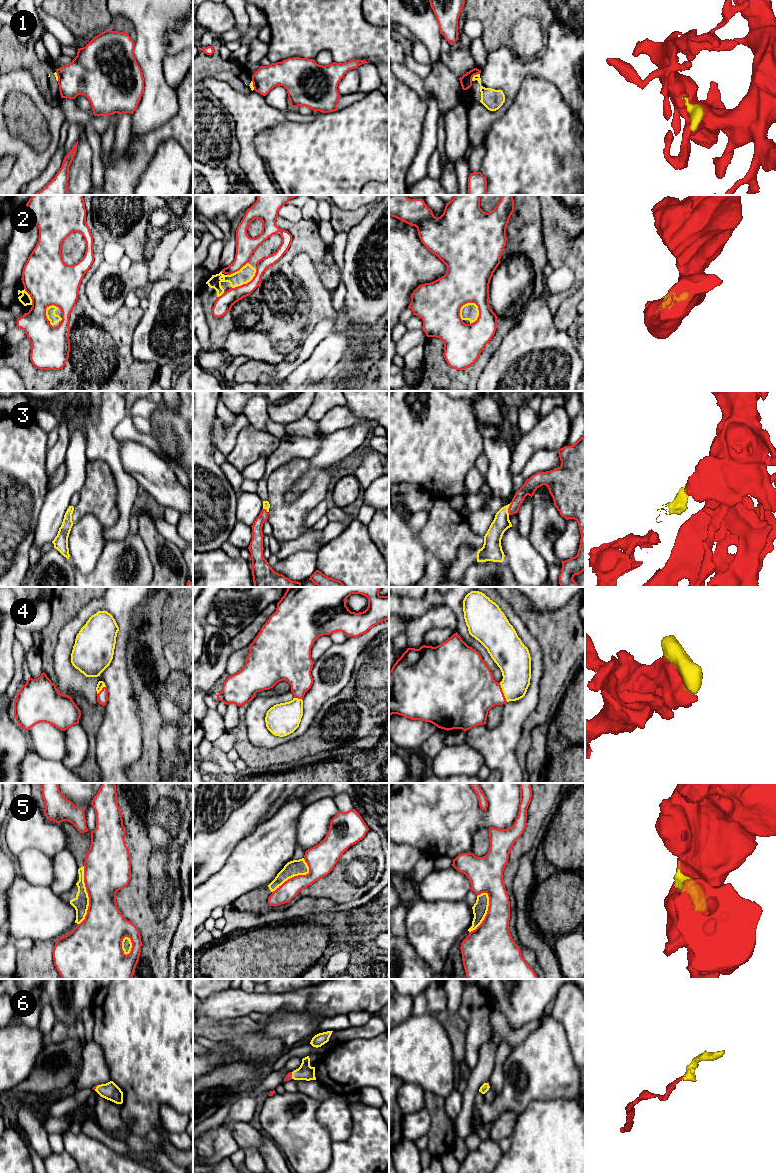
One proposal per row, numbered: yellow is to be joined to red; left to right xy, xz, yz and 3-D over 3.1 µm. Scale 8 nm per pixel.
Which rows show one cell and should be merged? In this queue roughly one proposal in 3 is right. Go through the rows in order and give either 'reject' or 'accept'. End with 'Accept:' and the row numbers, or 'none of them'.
1: reject
2: reject
3: accept
4: accept
5: reject
6: accept
Accept: 3, 4, 6

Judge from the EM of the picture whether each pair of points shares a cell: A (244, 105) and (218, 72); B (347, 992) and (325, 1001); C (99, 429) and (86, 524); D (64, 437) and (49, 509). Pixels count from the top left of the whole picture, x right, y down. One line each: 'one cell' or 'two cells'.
A: two cells
B: one cell
C: two cells
D: two cells

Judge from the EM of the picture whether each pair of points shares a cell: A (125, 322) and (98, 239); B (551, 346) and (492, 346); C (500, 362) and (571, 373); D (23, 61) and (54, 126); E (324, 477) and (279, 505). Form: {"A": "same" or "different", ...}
{"A": "same", "B": "different", "C": "same", "D": "different", "E": "same"}

